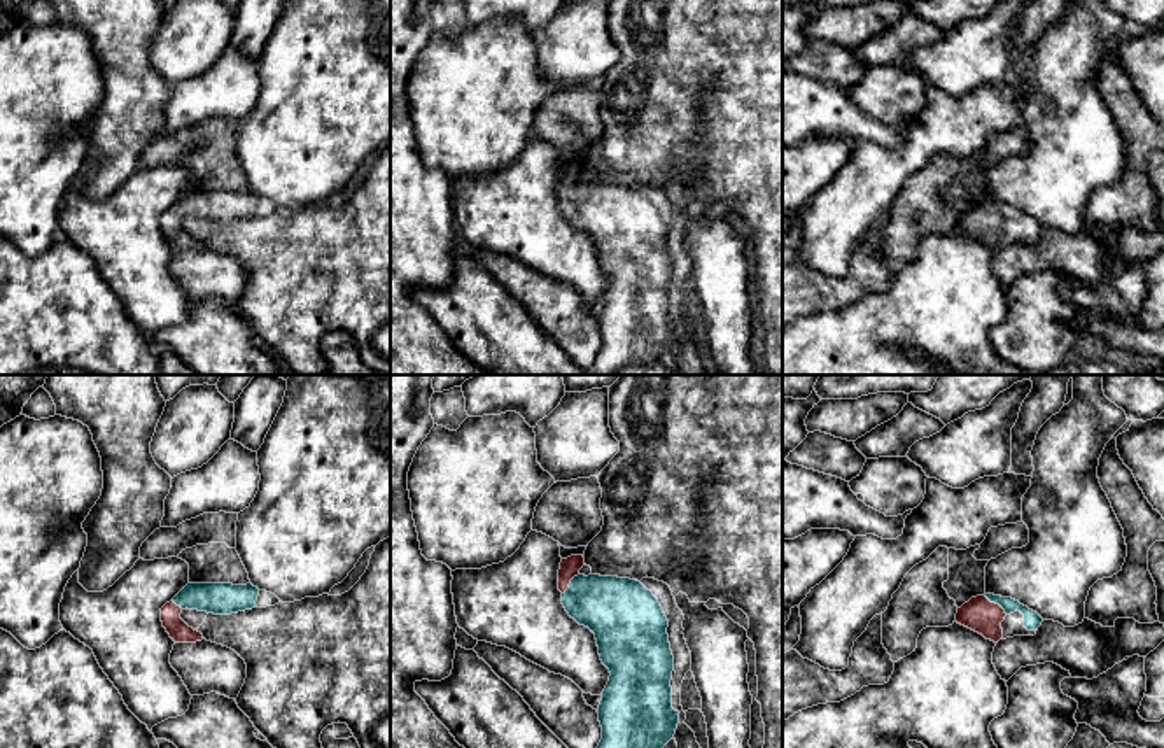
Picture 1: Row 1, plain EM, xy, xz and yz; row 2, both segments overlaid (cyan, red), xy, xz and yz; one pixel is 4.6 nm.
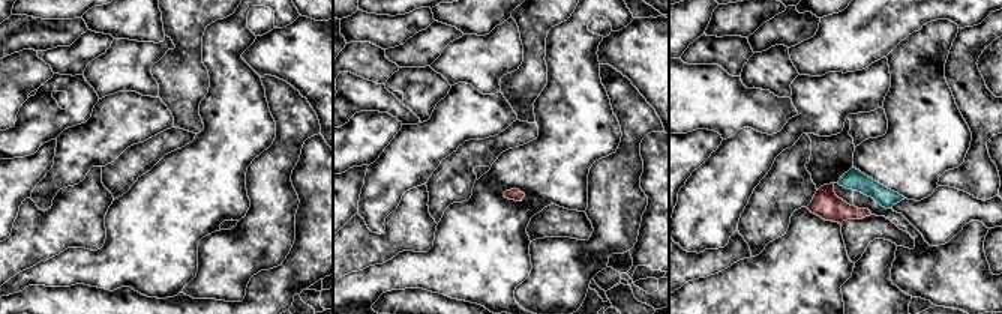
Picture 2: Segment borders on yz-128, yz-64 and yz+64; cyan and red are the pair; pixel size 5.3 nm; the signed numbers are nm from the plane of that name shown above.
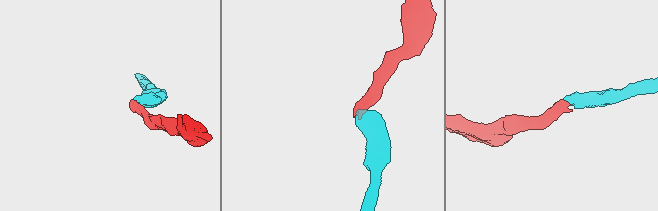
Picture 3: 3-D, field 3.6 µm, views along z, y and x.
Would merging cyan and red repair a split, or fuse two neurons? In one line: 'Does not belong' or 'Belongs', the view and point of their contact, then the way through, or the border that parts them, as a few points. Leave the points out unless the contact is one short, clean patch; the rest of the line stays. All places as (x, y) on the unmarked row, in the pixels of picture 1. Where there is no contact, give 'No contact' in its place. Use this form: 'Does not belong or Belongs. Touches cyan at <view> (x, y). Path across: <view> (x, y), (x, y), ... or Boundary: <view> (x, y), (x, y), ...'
Belongs. Touches cyan at yz (996, 211). Path across: yz (1031, 226), (1019, 214), (996, 211), (988, 219), (979, 221)

